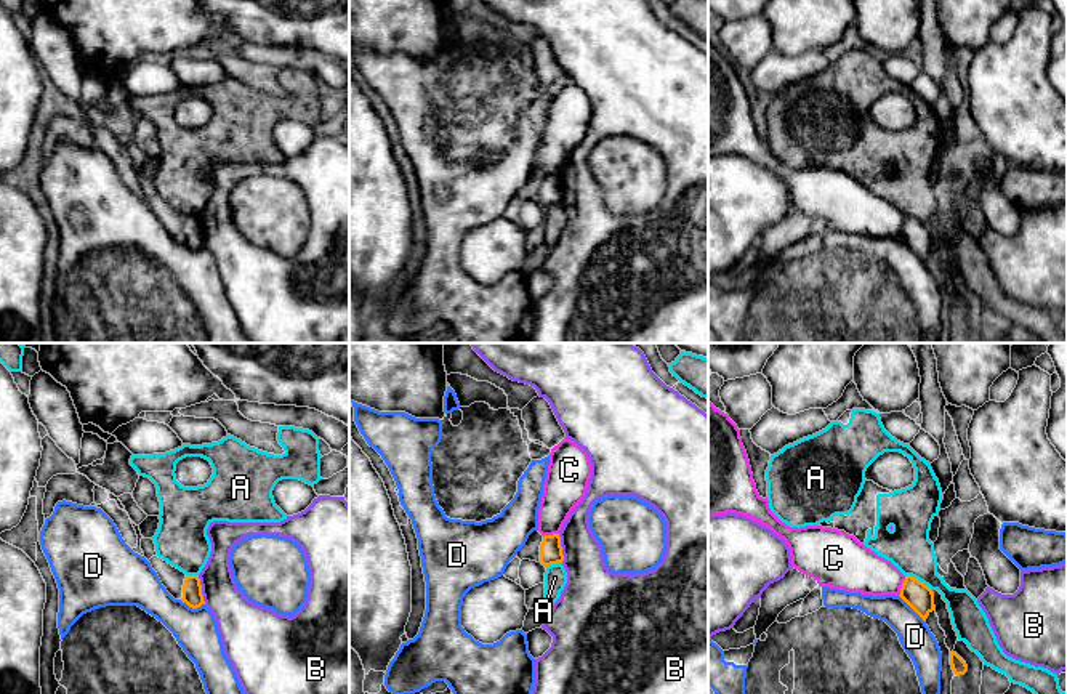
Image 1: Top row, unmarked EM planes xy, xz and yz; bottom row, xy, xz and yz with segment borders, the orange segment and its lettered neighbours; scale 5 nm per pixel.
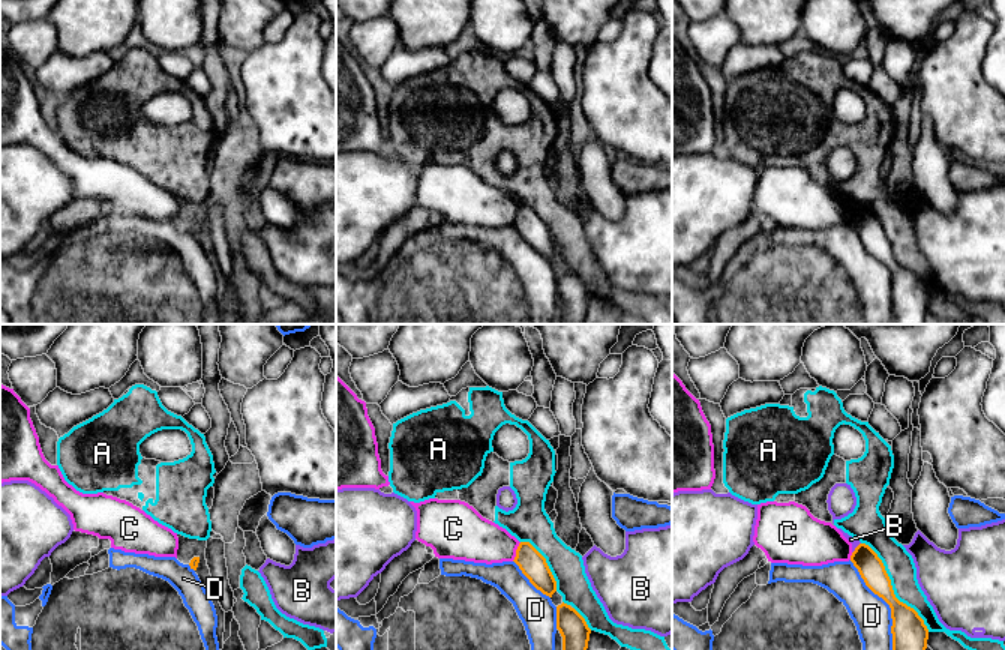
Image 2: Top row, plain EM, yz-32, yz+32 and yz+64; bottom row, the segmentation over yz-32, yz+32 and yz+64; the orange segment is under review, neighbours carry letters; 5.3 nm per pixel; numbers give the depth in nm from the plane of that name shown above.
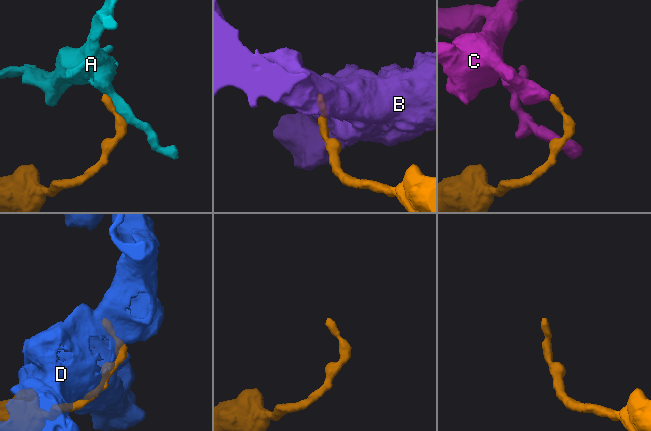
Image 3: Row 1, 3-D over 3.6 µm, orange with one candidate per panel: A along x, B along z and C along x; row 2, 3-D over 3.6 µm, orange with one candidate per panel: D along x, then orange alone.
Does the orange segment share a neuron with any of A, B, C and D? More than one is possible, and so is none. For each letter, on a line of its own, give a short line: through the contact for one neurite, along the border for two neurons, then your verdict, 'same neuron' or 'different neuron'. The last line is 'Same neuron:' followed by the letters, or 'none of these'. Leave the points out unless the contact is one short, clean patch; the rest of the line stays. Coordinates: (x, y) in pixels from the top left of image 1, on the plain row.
A: different neuron
B: different neuron
C: line yz (905, 217), (899, 236); different neuron
D: different neuron
Same neuron: none of these

